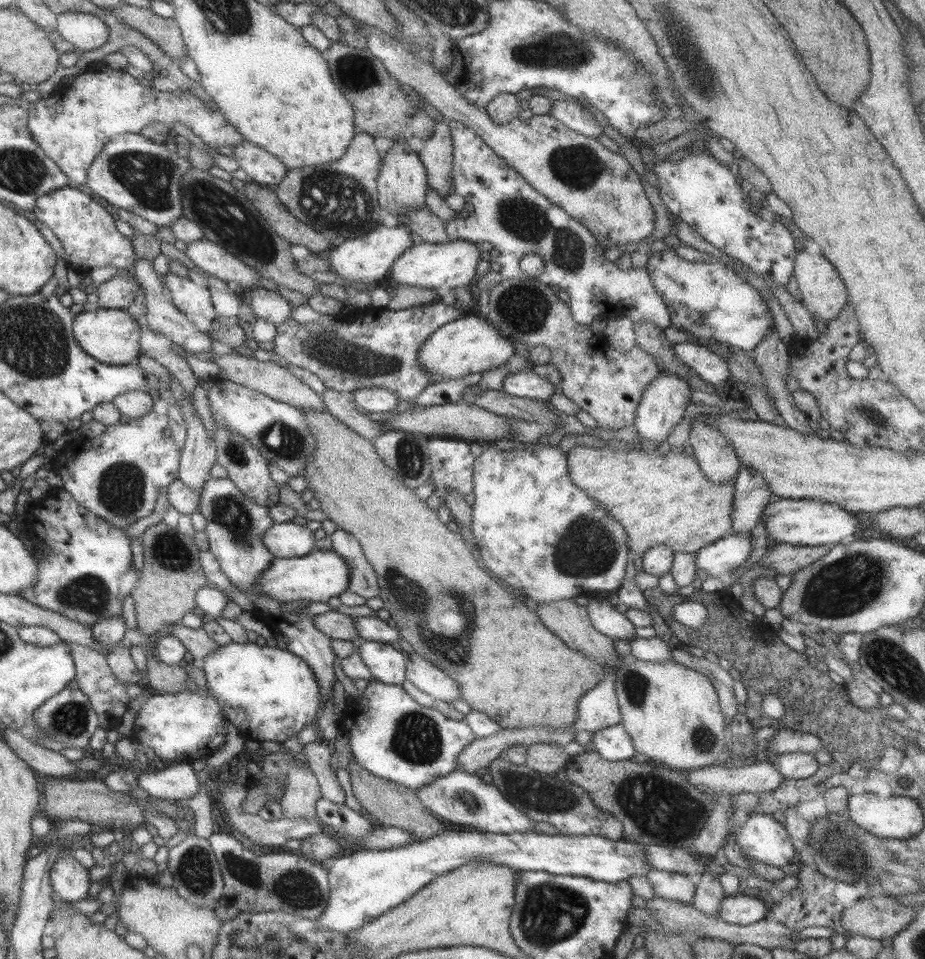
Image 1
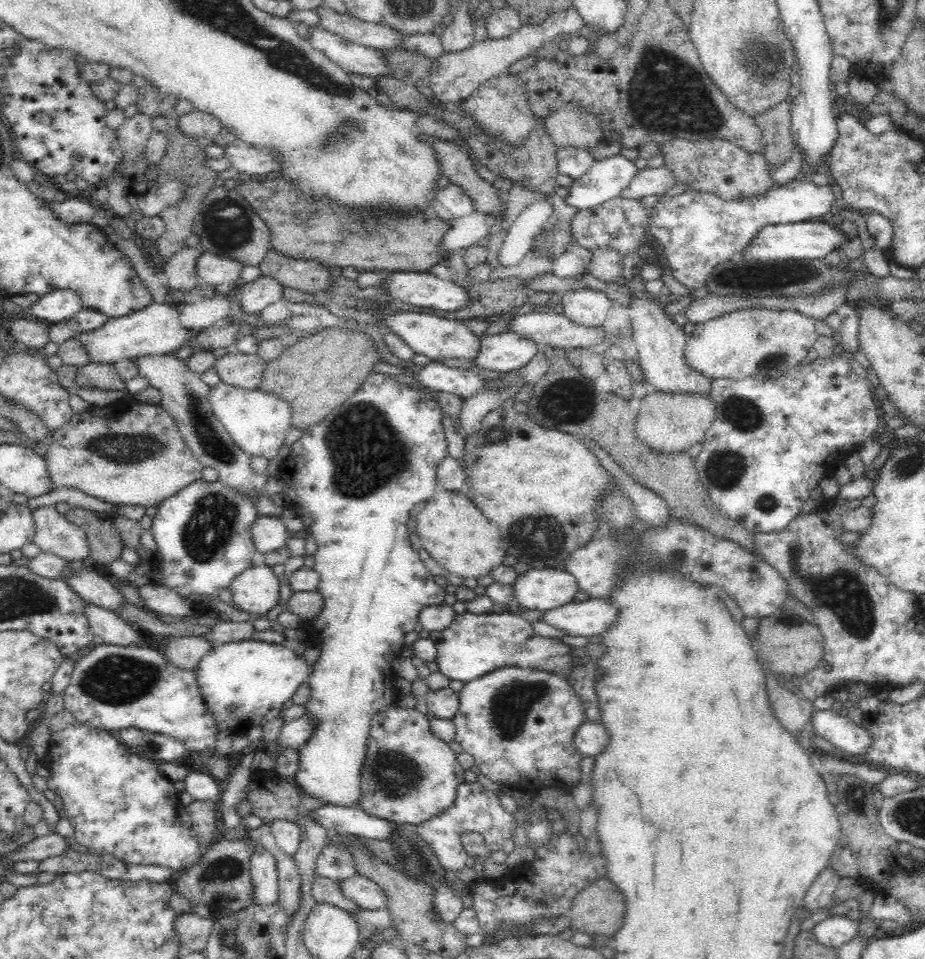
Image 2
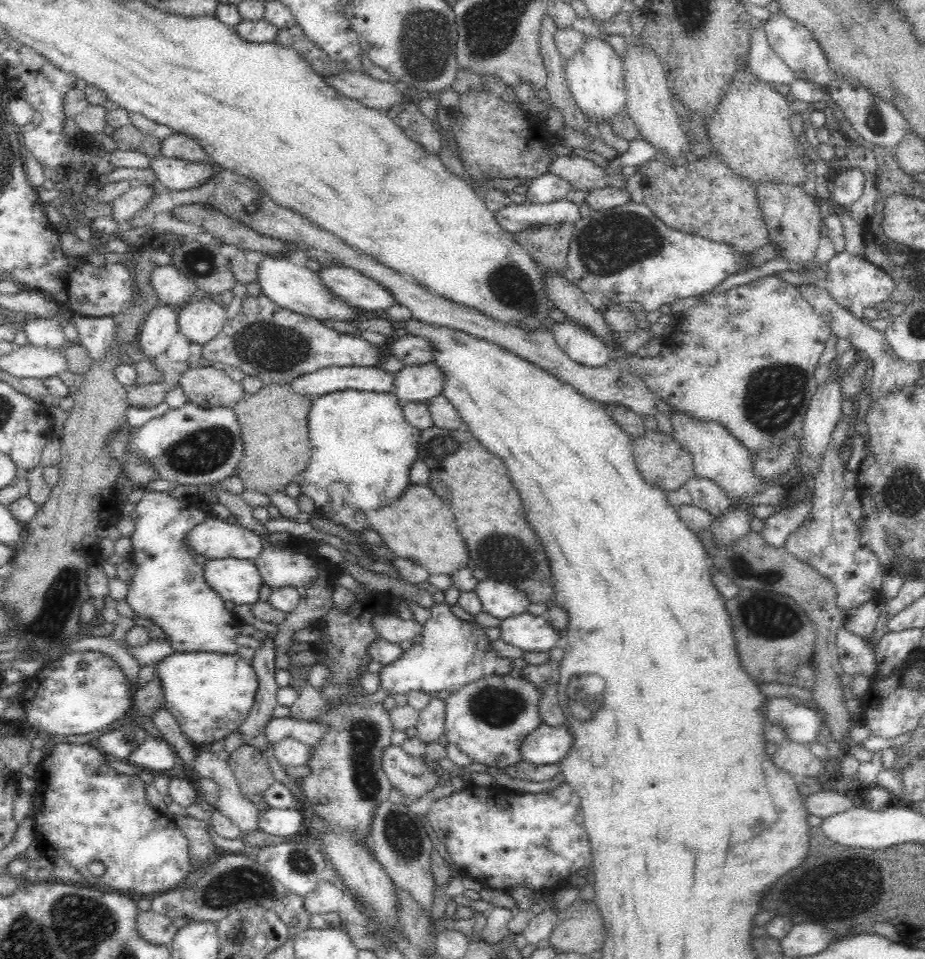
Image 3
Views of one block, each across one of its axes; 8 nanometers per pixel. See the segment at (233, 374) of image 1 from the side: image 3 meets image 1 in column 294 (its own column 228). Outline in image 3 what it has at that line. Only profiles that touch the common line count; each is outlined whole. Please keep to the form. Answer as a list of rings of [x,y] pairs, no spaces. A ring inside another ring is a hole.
[[[212,366],[186,368],[178,385],[190,402],[202,408],[233,406],[246,393],[240,382]]]

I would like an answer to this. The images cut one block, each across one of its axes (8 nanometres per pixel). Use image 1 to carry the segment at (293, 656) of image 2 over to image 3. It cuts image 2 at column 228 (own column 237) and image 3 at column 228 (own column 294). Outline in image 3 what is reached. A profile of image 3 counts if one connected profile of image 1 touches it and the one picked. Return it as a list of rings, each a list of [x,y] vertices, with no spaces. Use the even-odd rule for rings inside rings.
[[[174,652],[157,662],[155,676],[160,679],[164,693],[164,707],[175,717],[182,733],[192,744],[213,744],[237,732],[254,704],[257,678],[251,660],[234,654],[217,652]]]

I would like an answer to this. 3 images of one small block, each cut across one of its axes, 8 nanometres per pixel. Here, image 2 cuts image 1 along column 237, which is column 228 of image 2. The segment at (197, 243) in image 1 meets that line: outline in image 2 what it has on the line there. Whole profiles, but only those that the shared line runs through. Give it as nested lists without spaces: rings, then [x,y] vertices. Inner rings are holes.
[[[204,252],[197,259],[196,273],[198,273],[200,280],[214,288],[224,282],[240,283],[240,274],[245,266],[240,260]]]

